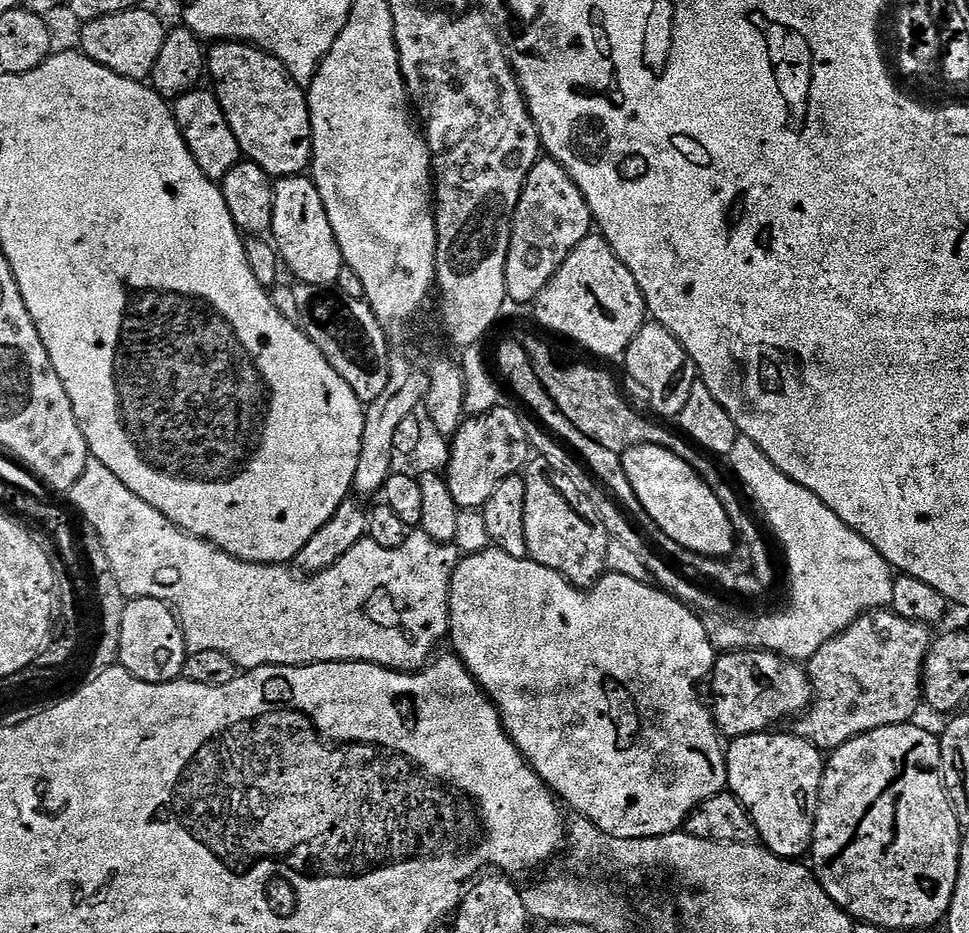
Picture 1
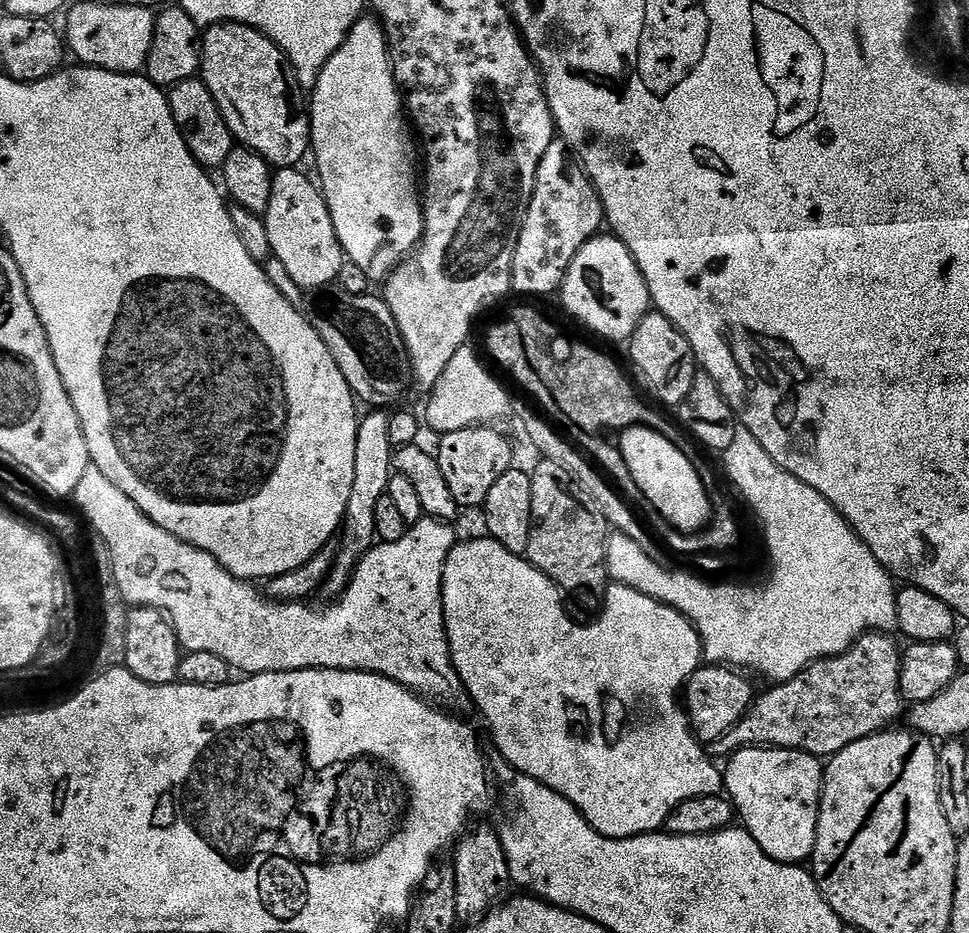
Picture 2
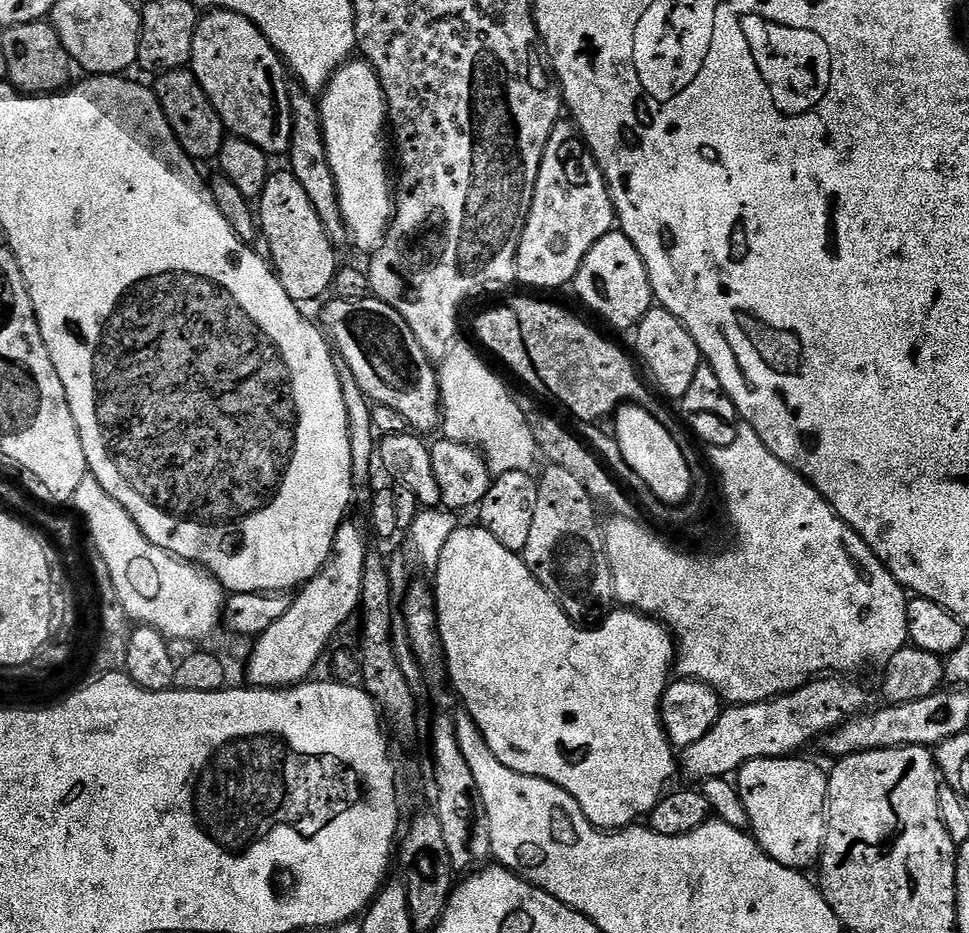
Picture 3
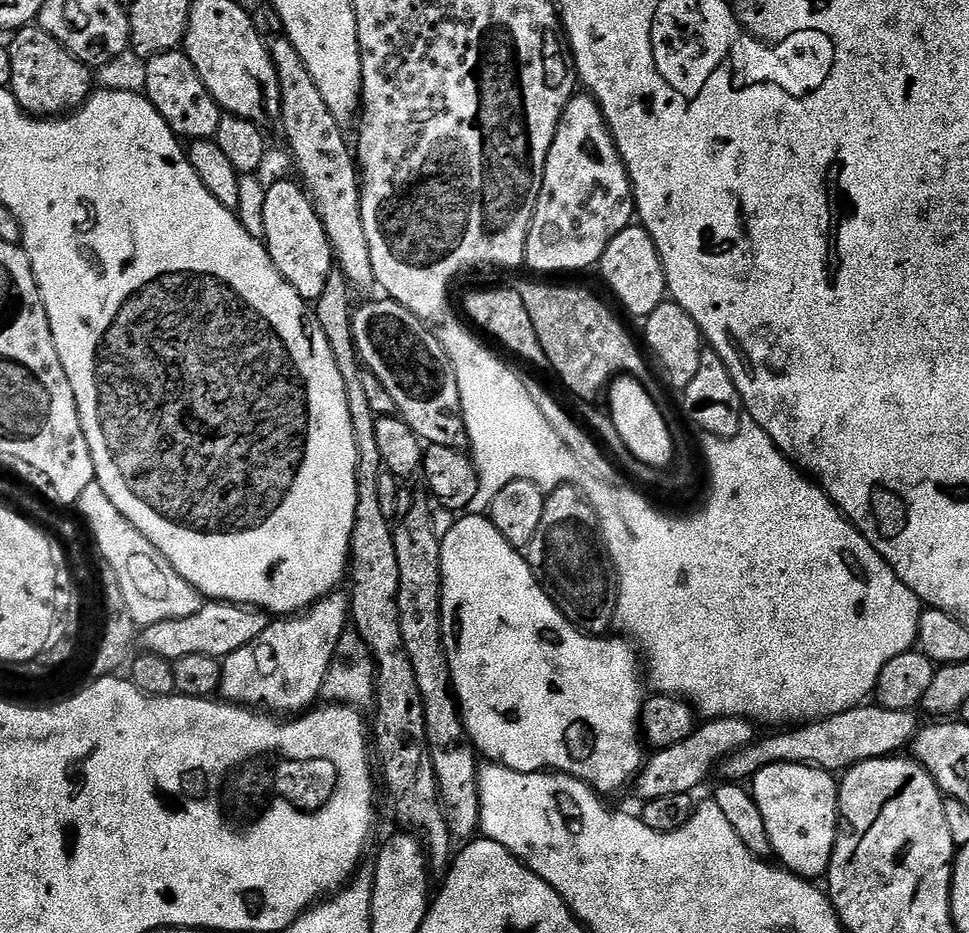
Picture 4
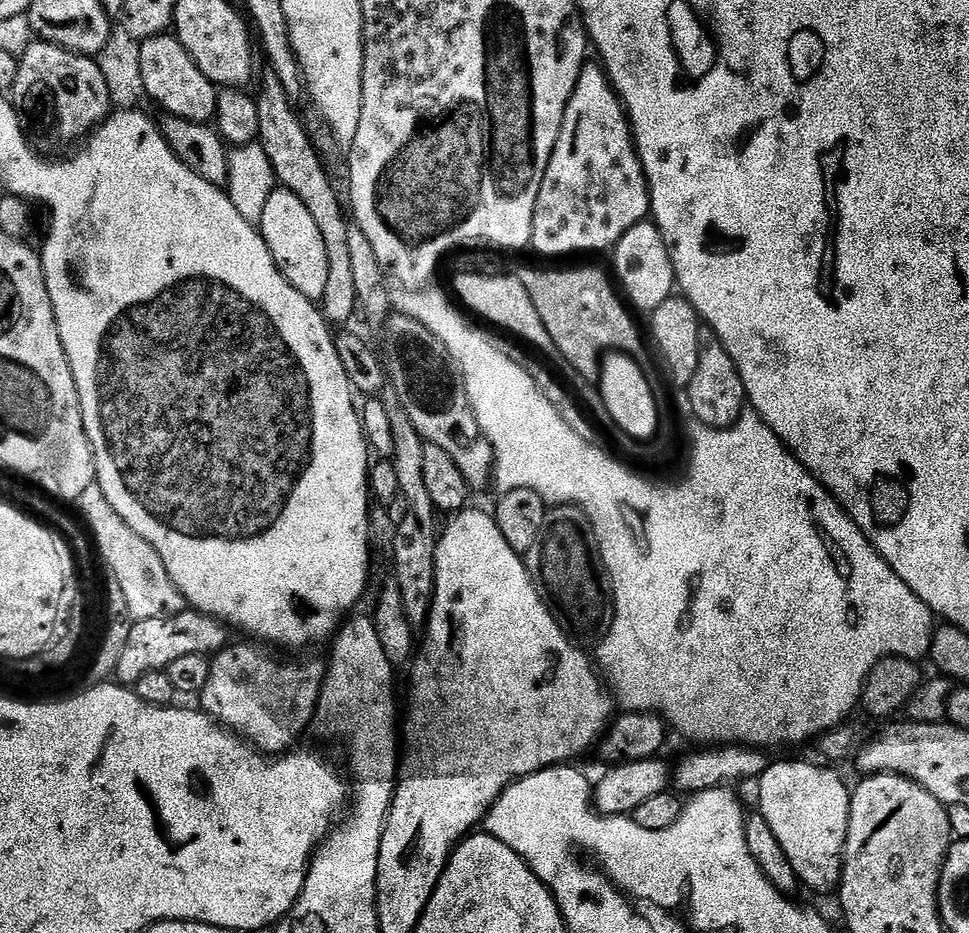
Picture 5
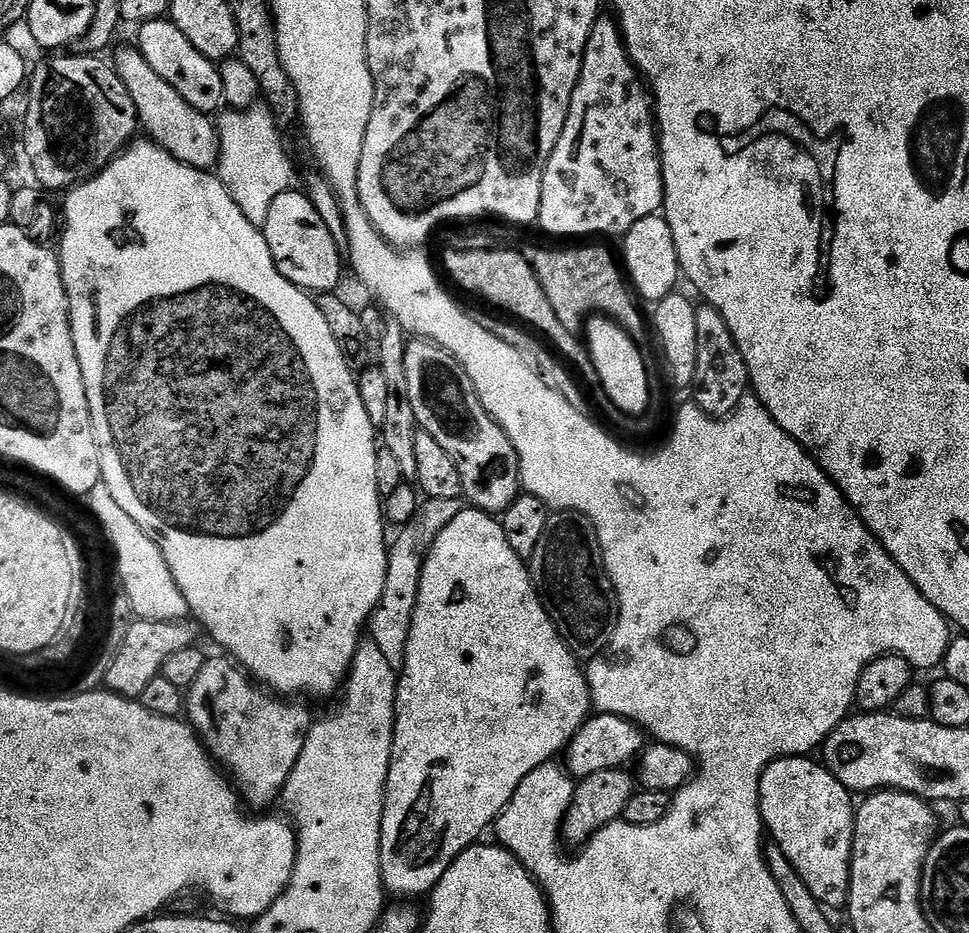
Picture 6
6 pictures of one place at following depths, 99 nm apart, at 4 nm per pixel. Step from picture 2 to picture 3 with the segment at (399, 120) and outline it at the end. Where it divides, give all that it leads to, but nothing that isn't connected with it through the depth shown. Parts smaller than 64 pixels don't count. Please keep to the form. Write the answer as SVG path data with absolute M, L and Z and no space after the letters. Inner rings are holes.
M363 58L349 59L348 63L342 65L339 70L332 75L331 80L328 82L328 87L323 89L318 103L320 105L320 120L323 122L324 126L324 141L326 142L328 165L330 166L330 170L334 170L334 182L338 186L338 198L340 199L340 205L342 206L344 225L348 228L351 243L356 243L365 254L374 253L380 249L385 236L388 235L388 229L391 225L392 213L394 211L394 180L393 177L392 180L388 177L388 152L390 156L390 140L386 135L390 128L388 123L388 103L384 97L384 87L380 81L380 75L378 75L376 69L373 68L367 60Z

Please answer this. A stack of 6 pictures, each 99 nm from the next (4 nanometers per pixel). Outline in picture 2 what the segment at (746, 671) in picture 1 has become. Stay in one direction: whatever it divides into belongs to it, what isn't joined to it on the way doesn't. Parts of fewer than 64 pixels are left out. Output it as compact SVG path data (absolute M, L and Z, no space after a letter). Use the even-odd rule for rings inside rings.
M705 663L692 675L682 692L682 704L686 709L692 733L705 746L715 745L742 719L758 696L752 689L749 677L731 666Z

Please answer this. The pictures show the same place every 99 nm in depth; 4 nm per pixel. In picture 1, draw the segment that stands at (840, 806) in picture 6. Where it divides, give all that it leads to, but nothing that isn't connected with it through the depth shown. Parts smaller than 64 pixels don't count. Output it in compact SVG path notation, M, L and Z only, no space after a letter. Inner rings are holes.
M780 731L743 736L727 745L726 788L746 806L760 835L759 843L784 860L799 861L812 846L826 760L810 742Z

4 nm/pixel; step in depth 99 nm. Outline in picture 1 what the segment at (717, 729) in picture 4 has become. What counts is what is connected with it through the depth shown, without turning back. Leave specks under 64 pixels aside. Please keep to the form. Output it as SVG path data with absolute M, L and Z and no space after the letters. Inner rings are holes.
M891 610L866 612L858 617L841 636L830 638L830 642L807 661L806 671L812 681L812 703L795 721L794 734L810 742L821 754L831 754L870 730L915 721L916 711L922 708L924 659L933 639L934 632L929 625L915 624Z

